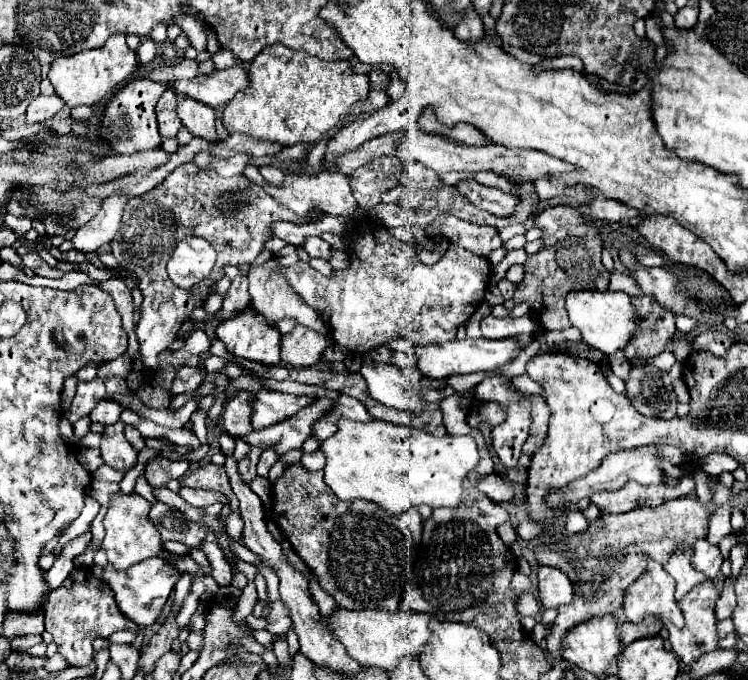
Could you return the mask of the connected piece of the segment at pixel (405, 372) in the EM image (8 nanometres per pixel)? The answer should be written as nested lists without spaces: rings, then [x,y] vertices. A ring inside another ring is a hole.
[[[365,357],[359,373],[367,381],[369,395],[375,401],[399,411],[413,409],[415,413],[419,413],[423,403],[423,399],[419,397],[421,373],[415,367],[401,369],[397,365]]]

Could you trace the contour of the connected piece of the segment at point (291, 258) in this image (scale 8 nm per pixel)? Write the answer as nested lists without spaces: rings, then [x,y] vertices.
[[[285,245],[285,247],[275,255],[275,259],[279,261],[279,265],[291,265],[291,263],[295,263],[299,257],[297,257],[297,251],[295,251],[293,245]]]

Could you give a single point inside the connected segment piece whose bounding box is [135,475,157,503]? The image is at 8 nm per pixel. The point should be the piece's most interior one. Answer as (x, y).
(142, 486)

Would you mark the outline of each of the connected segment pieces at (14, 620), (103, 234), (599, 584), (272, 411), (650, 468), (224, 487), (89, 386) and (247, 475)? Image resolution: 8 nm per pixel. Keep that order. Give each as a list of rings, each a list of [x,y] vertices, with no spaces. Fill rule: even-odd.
[[[43,603],[39,609],[33,613],[11,613],[3,621],[3,633],[1,637],[5,639],[15,639],[15,637],[27,637],[27,635],[41,635],[45,631],[43,627]]]
[[[113,195],[103,201],[99,213],[79,229],[79,233],[73,237],[73,249],[75,251],[97,251],[101,245],[111,243],[119,229],[121,213],[125,207],[127,197]]]
[[[719,485],[707,505],[701,505],[697,497],[680,497],[659,507],[639,507],[623,515],[609,513],[607,517],[589,521],[589,529],[585,529],[587,535],[579,533],[563,541],[555,541],[555,545],[547,545],[547,541],[537,545],[535,557],[539,565],[563,569],[567,577],[571,577],[571,585],[575,589],[571,605],[559,607],[557,621],[551,629],[551,635],[547,637],[547,649],[557,659],[557,663],[561,661],[561,641],[571,627],[591,619],[593,615],[617,613],[623,605],[625,589],[635,579],[639,579],[647,559],[661,557],[661,563],[667,563],[677,545],[687,543],[689,547],[693,547],[697,539],[705,539],[711,513],[729,499],[731,489]]]
[[[261,389],[251,399],[251,427],[255,431],[265,429],[273,423],[279,423],[287,417],[293,417],[297,411],[313,403],[313,397],[307,395],[289,395],[279,391]]]
[[[667,445],[663,449],[639,447],[639,449],[631,449],[631,451],[609,453],[603,459],[603,463],[599,465],[599,469],[595,469],[595,473],[587,473],[587,477],[579,477],[579,481],[571,481],[571,485],[567,485],[567,493],[551,493],[551,505],[563,505],[563,501],[571,501],[571,505],[577,505],[577,501],[591,497],[597,491],[617,491],[627,481],[637,481],[641,485],[661,485],[663,471],[657,467],[659,459],[665,459],[673,465],[679,465],[685,459],[685,453],[679,451],[677,447],[671,447],[671,445]]]
[[[203,465],[199,469],[193,469],[187,473],[187,477],[183,477],[183,487],[195,487],[195,489],[213,489],[219,493],[225,493],[230,500],[230,508],[240,514],[239,501],[235,493],[231,493],[229,481],[227,481],[227,473],[223,473],[223,467],[219,465]]]
[[[93,379],[89,383],[79,383],[77,393],[71,401],[71,407],[67,411],[67,419],[75,423],[75,419],[81,419],[93,411],[93,407],[105,397],[105,385],[99,379]]]
[[[251,449],[249,455],[247,455],[245,459],[239,461],[237,469],[239,469],[239,475],[243,477],[243,481],[251,483],[251,481],[257,477],[255,467],[257,467],[257,463],[259,463],[259,455],[261,455],[261,451],[263,451],[263,449]]]

